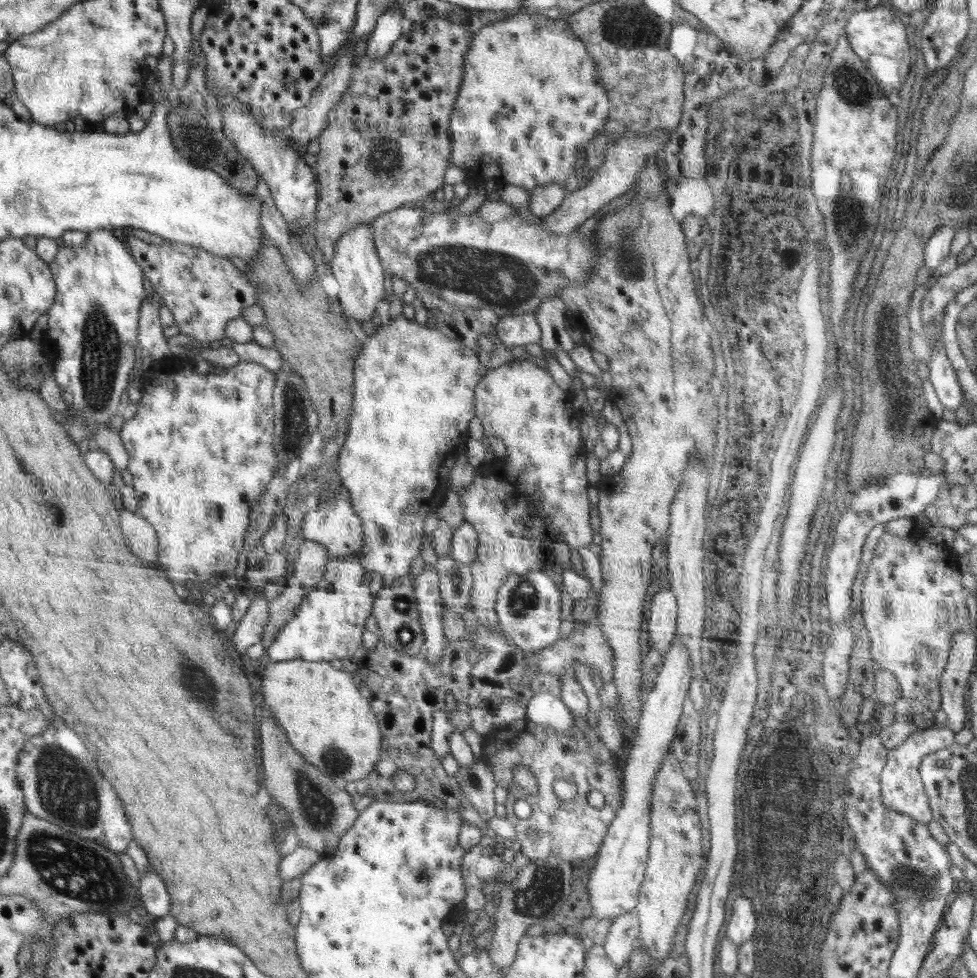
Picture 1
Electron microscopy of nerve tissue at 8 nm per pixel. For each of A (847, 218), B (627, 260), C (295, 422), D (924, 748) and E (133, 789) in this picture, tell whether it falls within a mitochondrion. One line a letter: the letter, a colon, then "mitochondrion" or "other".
A: mitochondrion
B: mitochondrion
C: mitochondrion
D: other
E: other

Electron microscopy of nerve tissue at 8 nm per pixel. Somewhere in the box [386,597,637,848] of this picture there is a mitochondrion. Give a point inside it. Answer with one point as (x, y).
(402, 633)

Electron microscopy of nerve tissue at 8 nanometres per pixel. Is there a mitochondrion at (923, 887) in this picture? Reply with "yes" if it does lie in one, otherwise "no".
yes

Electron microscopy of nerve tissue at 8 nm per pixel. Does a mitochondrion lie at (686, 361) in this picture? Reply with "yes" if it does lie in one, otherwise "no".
yes

